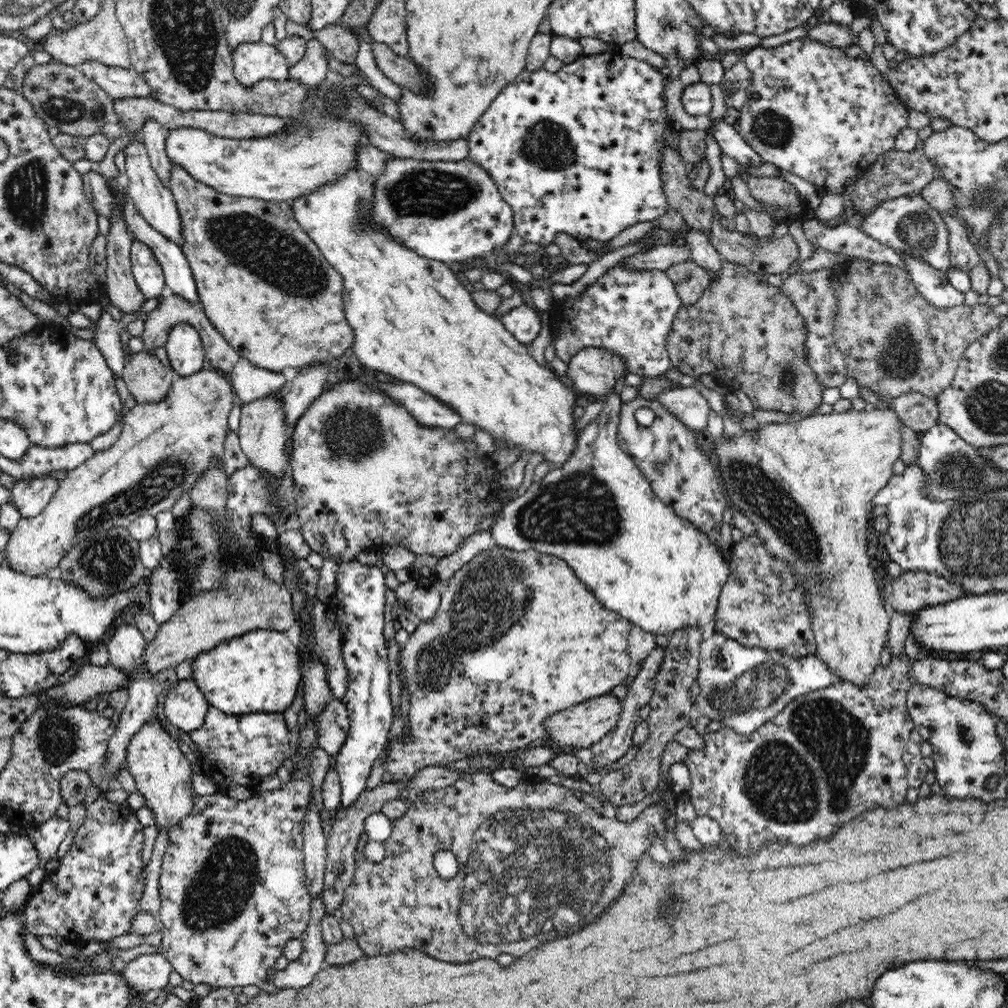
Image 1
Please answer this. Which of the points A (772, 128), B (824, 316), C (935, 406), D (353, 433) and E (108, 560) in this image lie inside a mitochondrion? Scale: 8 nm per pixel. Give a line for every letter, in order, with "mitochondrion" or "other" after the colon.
A: mitochondrion
B: other
C: other
D: mitochondrion
E: mitochondrion

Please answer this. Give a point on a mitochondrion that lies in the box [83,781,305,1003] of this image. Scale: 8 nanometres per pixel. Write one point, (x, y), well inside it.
(220, 891)

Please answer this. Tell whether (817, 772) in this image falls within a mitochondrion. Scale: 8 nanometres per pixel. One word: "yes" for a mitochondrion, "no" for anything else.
yes

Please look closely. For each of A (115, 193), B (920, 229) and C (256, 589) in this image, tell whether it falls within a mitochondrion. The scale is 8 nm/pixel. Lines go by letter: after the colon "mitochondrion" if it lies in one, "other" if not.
A: other
B: mitochondrion
C: mitochondrion

